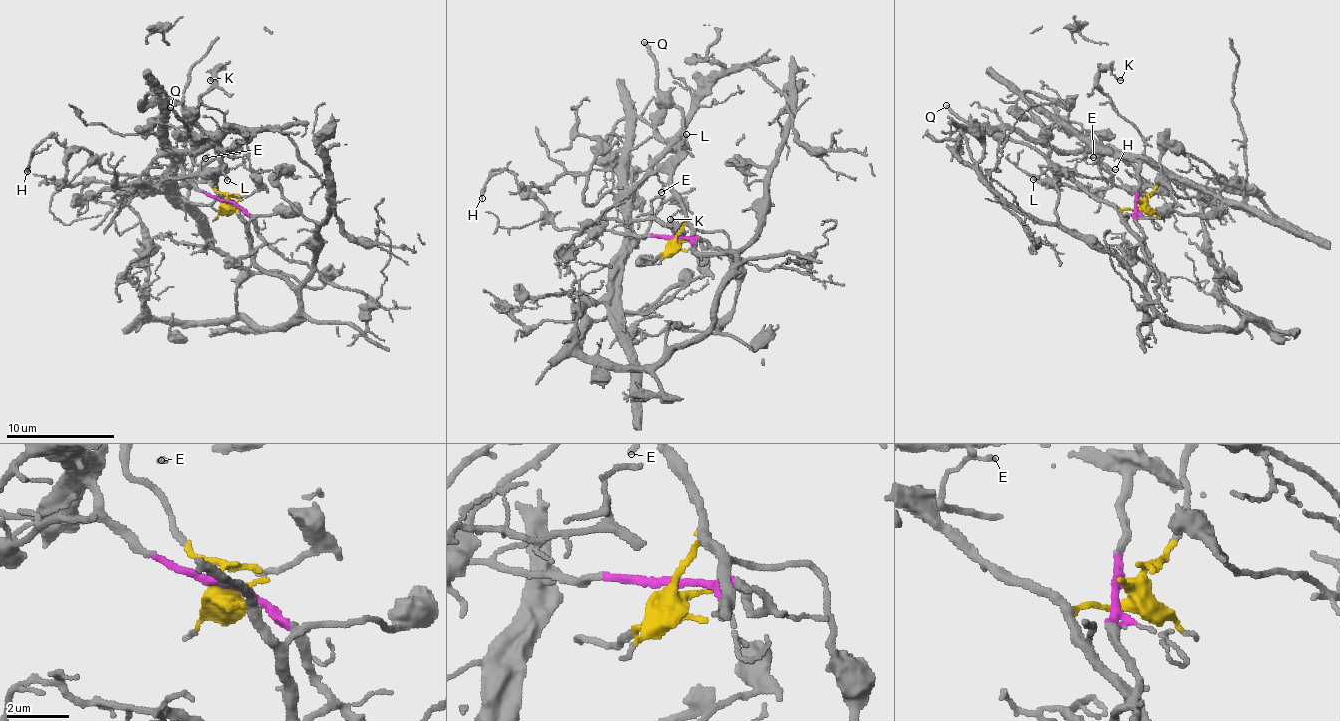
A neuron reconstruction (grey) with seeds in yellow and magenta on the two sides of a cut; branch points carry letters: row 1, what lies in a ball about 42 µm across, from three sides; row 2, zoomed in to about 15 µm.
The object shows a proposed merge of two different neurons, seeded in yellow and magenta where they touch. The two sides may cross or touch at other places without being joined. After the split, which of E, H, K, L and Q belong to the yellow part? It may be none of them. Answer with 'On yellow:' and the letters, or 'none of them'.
On yellow: E, L, Q

